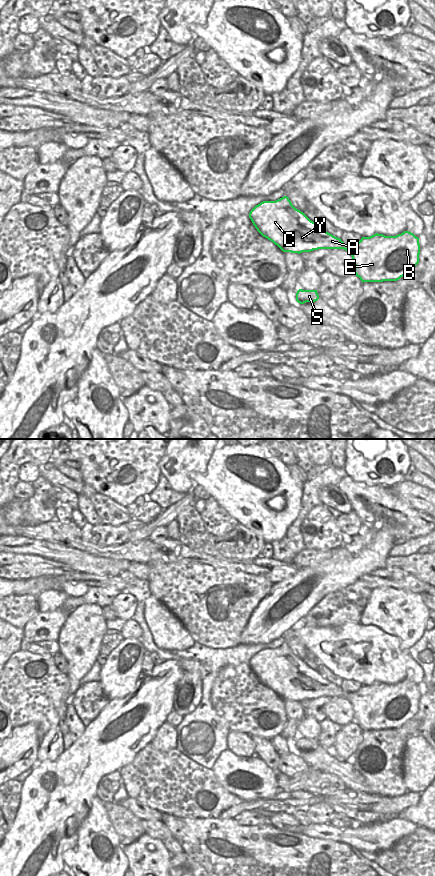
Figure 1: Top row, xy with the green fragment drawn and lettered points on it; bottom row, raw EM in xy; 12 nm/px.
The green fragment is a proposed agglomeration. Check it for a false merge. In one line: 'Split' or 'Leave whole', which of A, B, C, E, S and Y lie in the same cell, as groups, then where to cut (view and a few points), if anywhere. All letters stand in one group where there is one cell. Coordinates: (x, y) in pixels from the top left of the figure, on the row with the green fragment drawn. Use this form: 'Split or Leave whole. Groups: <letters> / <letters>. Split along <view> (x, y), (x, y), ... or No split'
Leave whole. Groups: A B C E S Y. No split.

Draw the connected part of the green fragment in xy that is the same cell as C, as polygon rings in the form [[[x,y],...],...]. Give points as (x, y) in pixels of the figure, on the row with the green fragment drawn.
[[[284,196],[276,201],[263,201],[256,205],[249,213],[257,231],[277,245],[283,252],[302,253],[318,249],[344,249],[353,259],[355,268],[353,273],[363,282],[397,281],[412,271],[419,263],[419,238],[409,231],[396,236],[374,234],[362,237],[353,245],[345,244],[340,238],[321,229],[303,212],[296,209],[289,198]]]

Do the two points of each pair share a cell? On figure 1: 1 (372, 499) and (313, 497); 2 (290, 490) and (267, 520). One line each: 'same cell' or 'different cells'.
1: different cells
2: same cell

